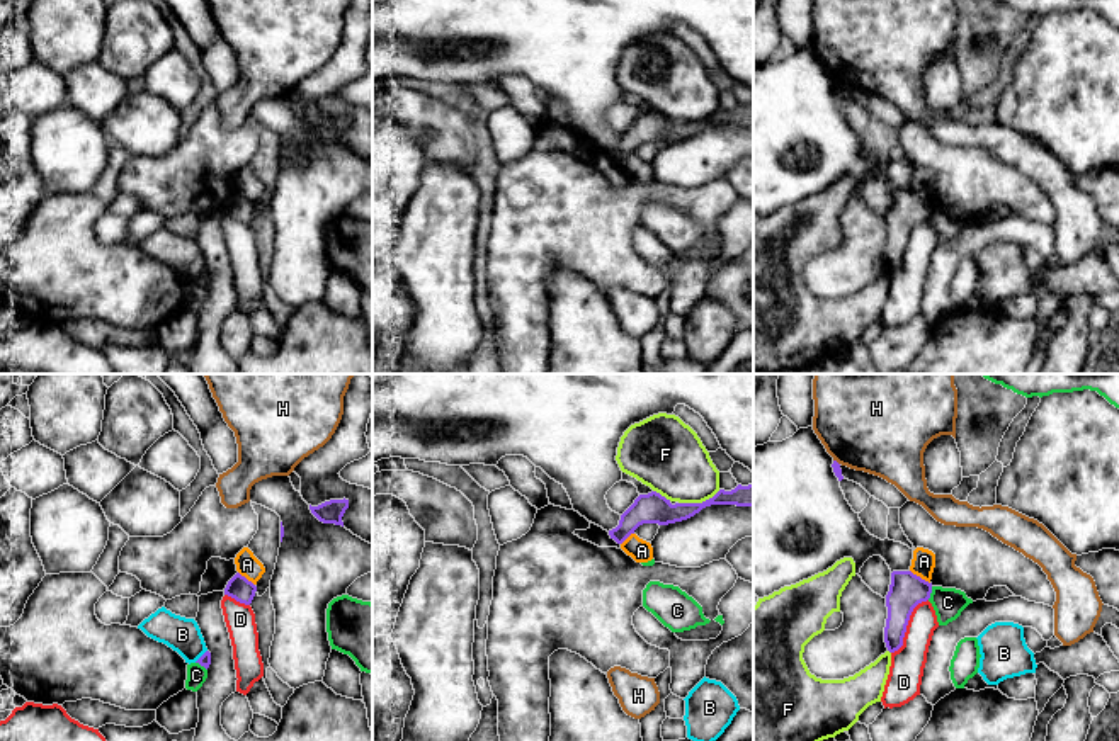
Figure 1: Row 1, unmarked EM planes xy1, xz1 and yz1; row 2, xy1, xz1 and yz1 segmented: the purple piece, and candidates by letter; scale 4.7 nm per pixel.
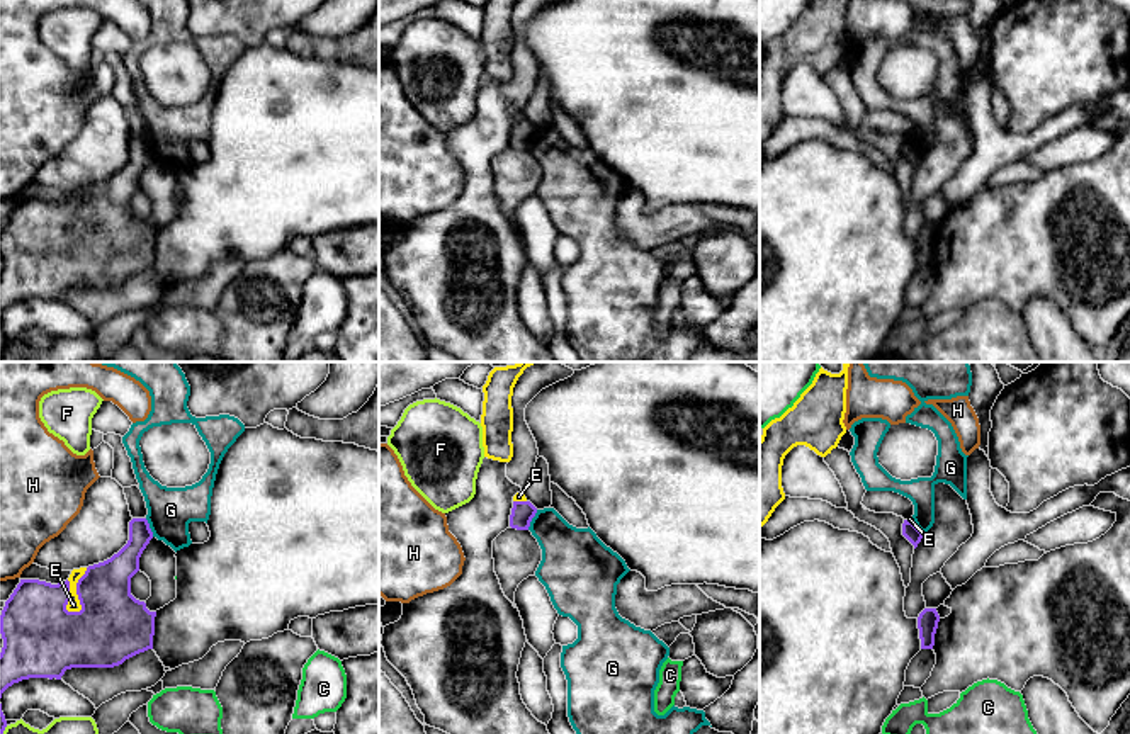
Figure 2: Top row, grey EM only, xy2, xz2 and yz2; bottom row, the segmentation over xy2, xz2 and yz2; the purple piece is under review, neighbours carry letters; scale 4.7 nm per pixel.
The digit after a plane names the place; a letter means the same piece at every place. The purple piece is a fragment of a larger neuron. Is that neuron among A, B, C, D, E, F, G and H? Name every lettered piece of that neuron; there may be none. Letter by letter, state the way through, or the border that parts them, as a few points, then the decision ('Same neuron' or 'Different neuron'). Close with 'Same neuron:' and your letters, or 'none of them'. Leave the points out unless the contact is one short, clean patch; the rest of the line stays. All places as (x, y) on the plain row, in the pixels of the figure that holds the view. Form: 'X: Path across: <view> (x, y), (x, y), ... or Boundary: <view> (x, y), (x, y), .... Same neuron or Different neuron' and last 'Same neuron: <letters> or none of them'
A: Boundary: yz1 (910, 189), (929, 203). Different neuron
B: Boundary: xy1 (206, 269), (194, 281). Different neuron
C: Different neuron
D: Boundary: yz1 (927, 218), (914, 228), (903, 262), (891, 272). Different neuron
E: Same neuron
F: Different neuron
G: Boundary: xz2 (537, 129), (527, 148). Different neuron
H: Boundary: yz1 (834, 79), (839, 84). Different neuron
Same neuron: E

